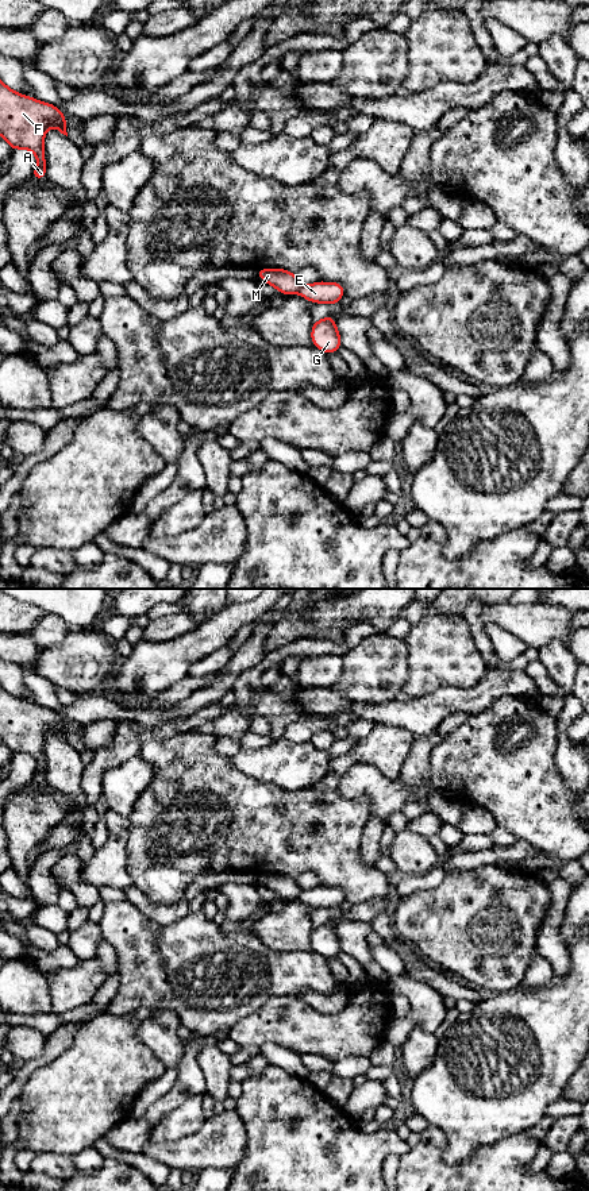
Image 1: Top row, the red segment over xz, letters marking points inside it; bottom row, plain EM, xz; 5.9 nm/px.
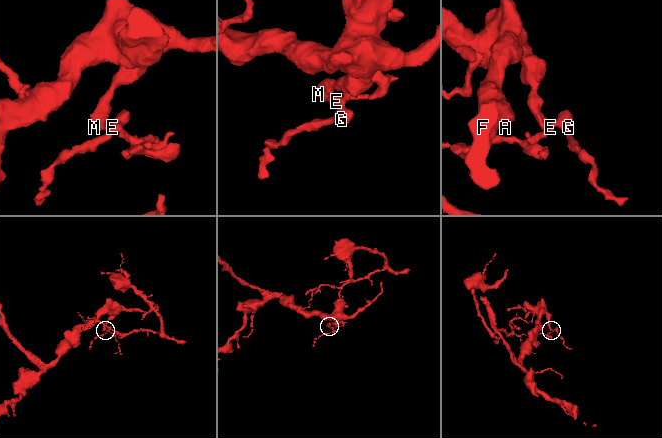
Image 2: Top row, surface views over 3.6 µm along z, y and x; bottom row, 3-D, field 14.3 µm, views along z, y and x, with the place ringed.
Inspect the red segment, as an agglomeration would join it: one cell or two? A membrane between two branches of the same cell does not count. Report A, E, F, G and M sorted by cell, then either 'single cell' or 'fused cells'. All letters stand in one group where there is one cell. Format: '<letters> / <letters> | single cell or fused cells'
A F M / E G | fused cells

